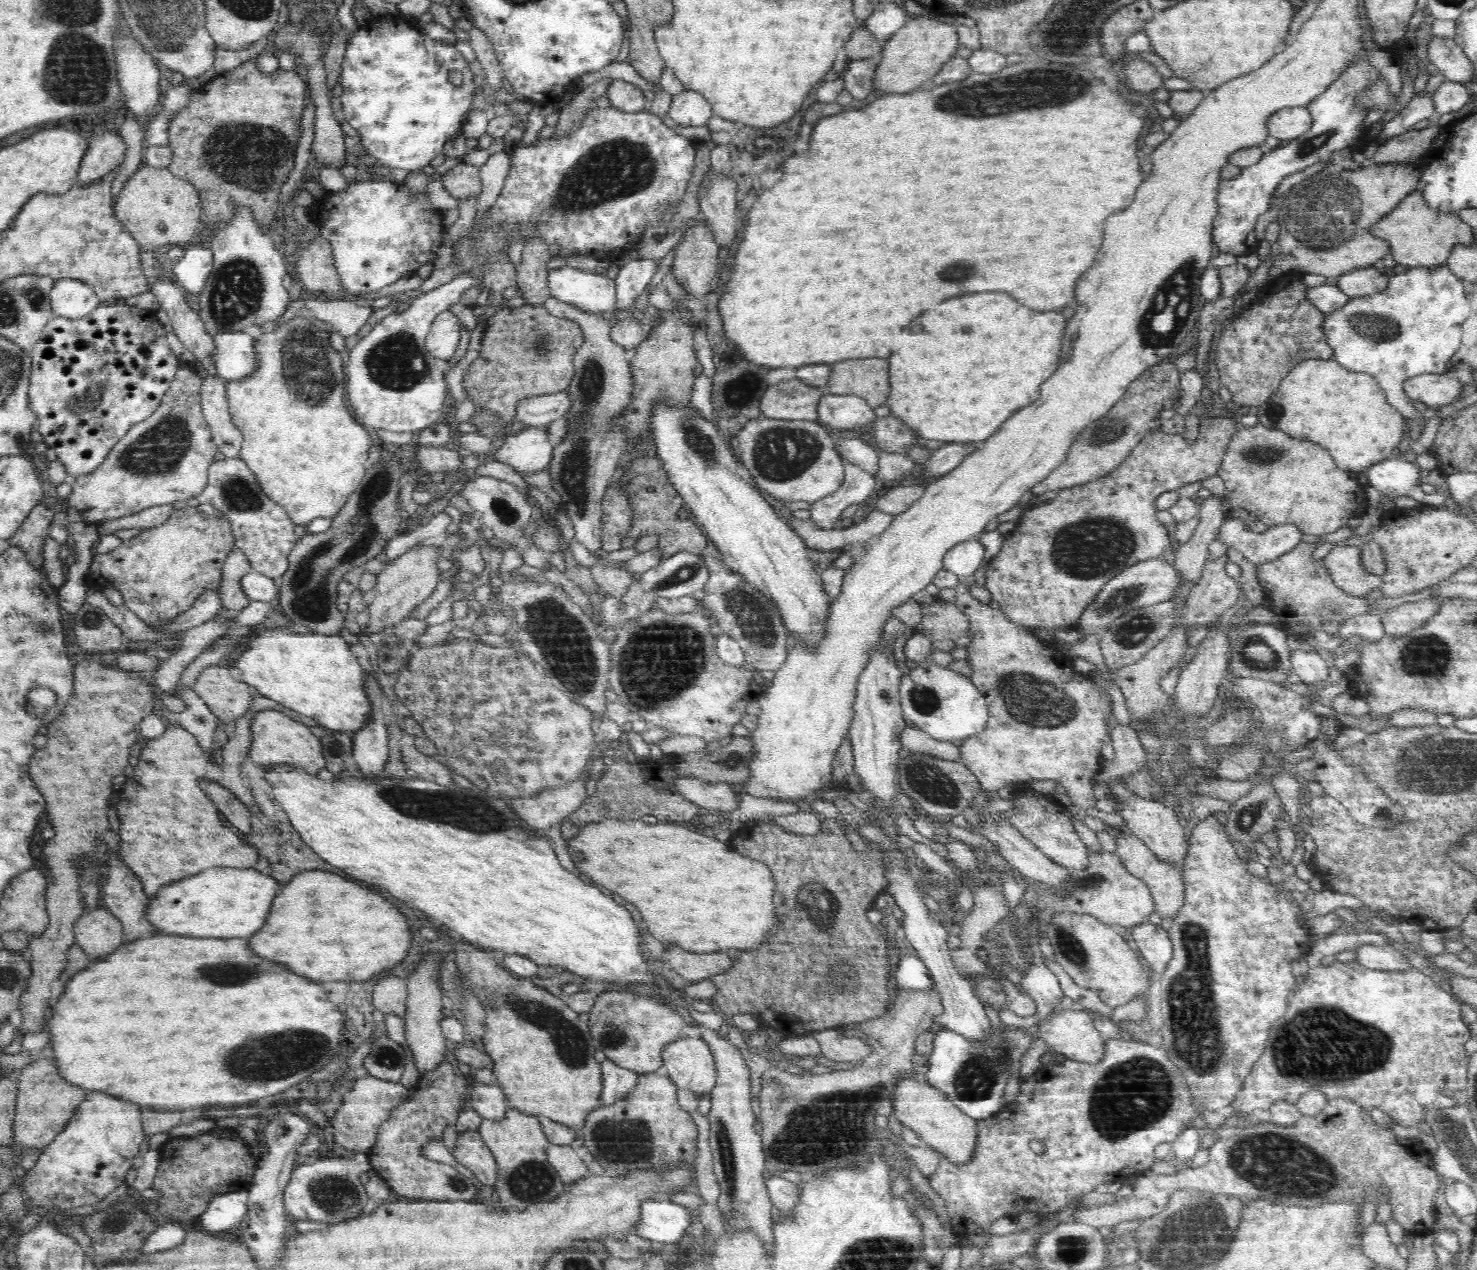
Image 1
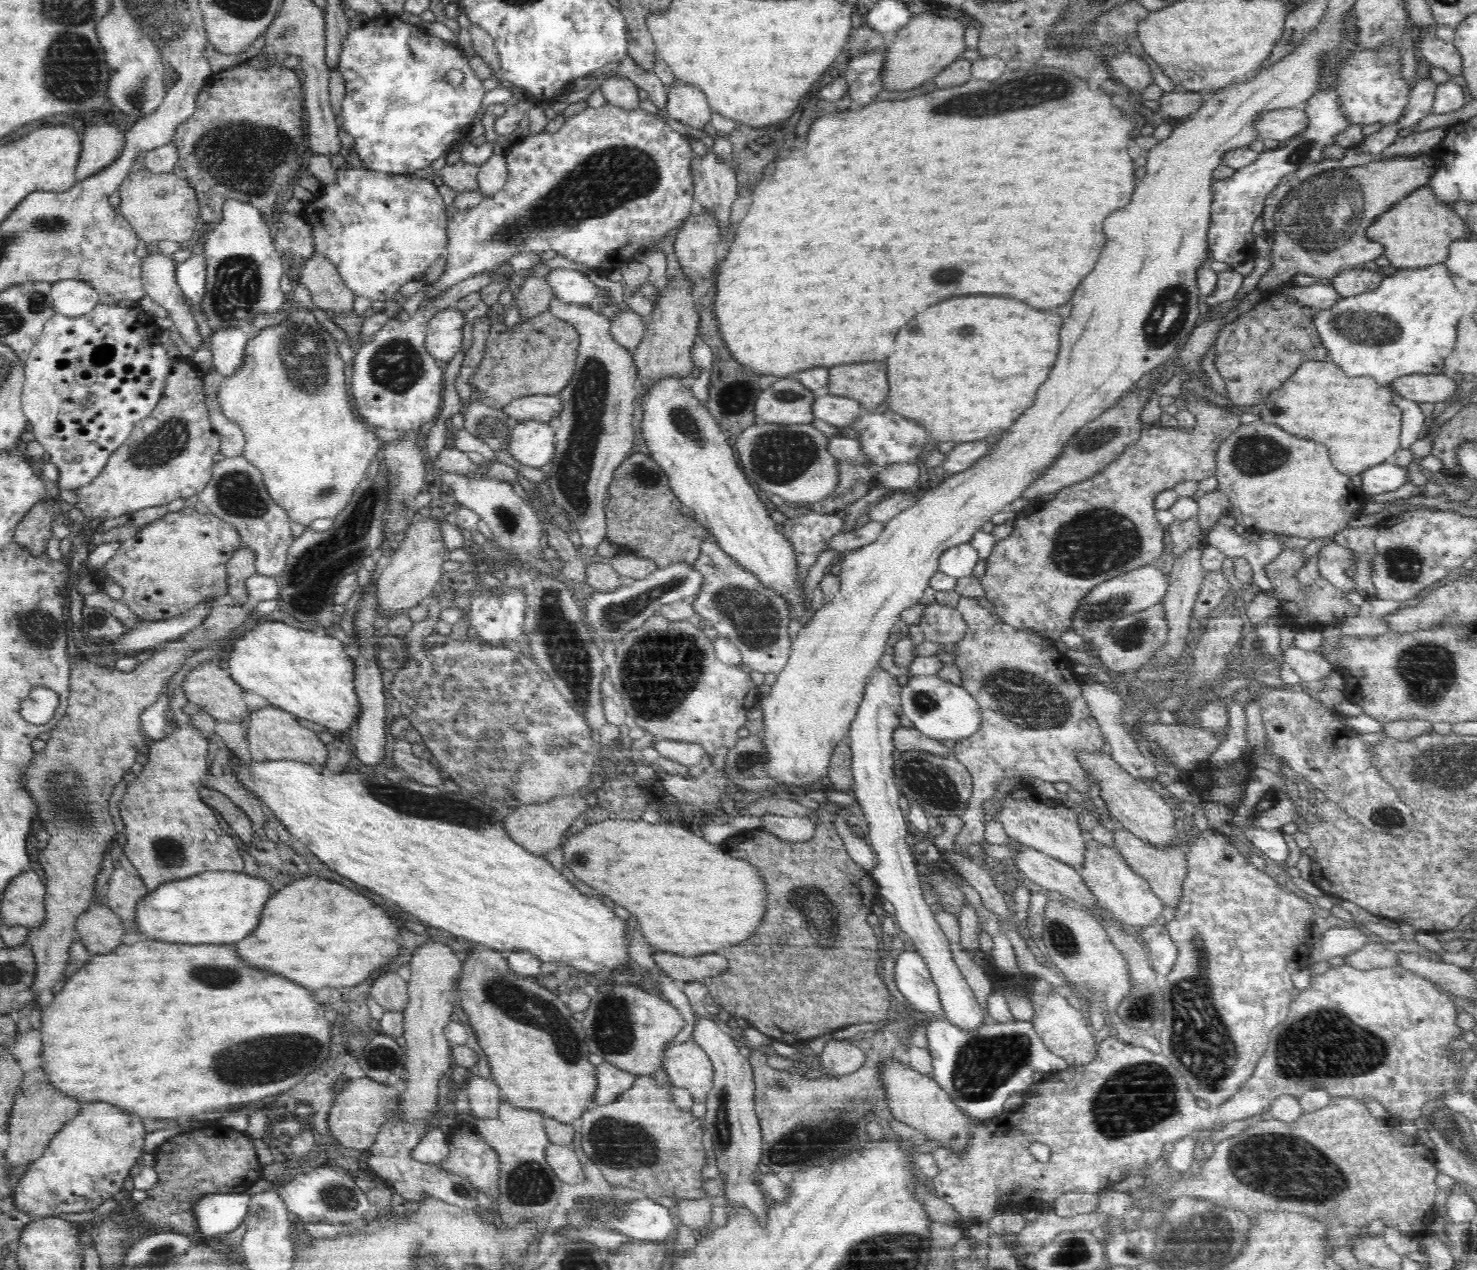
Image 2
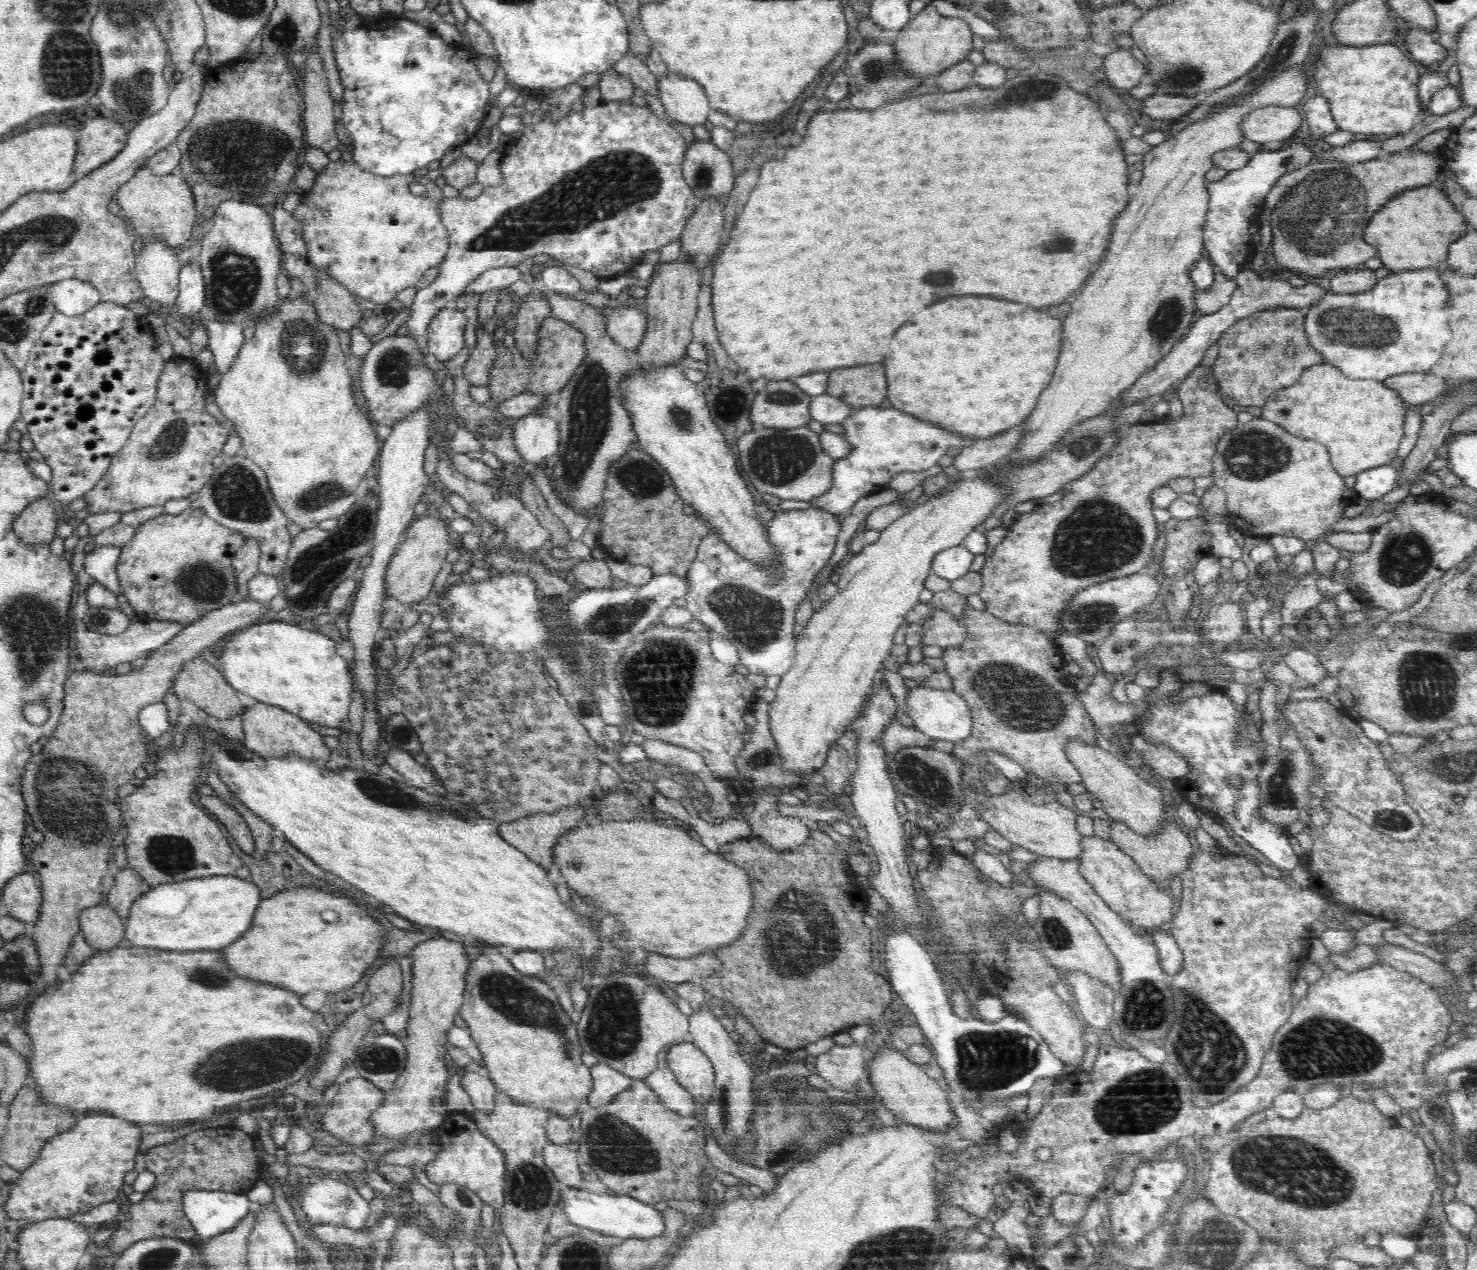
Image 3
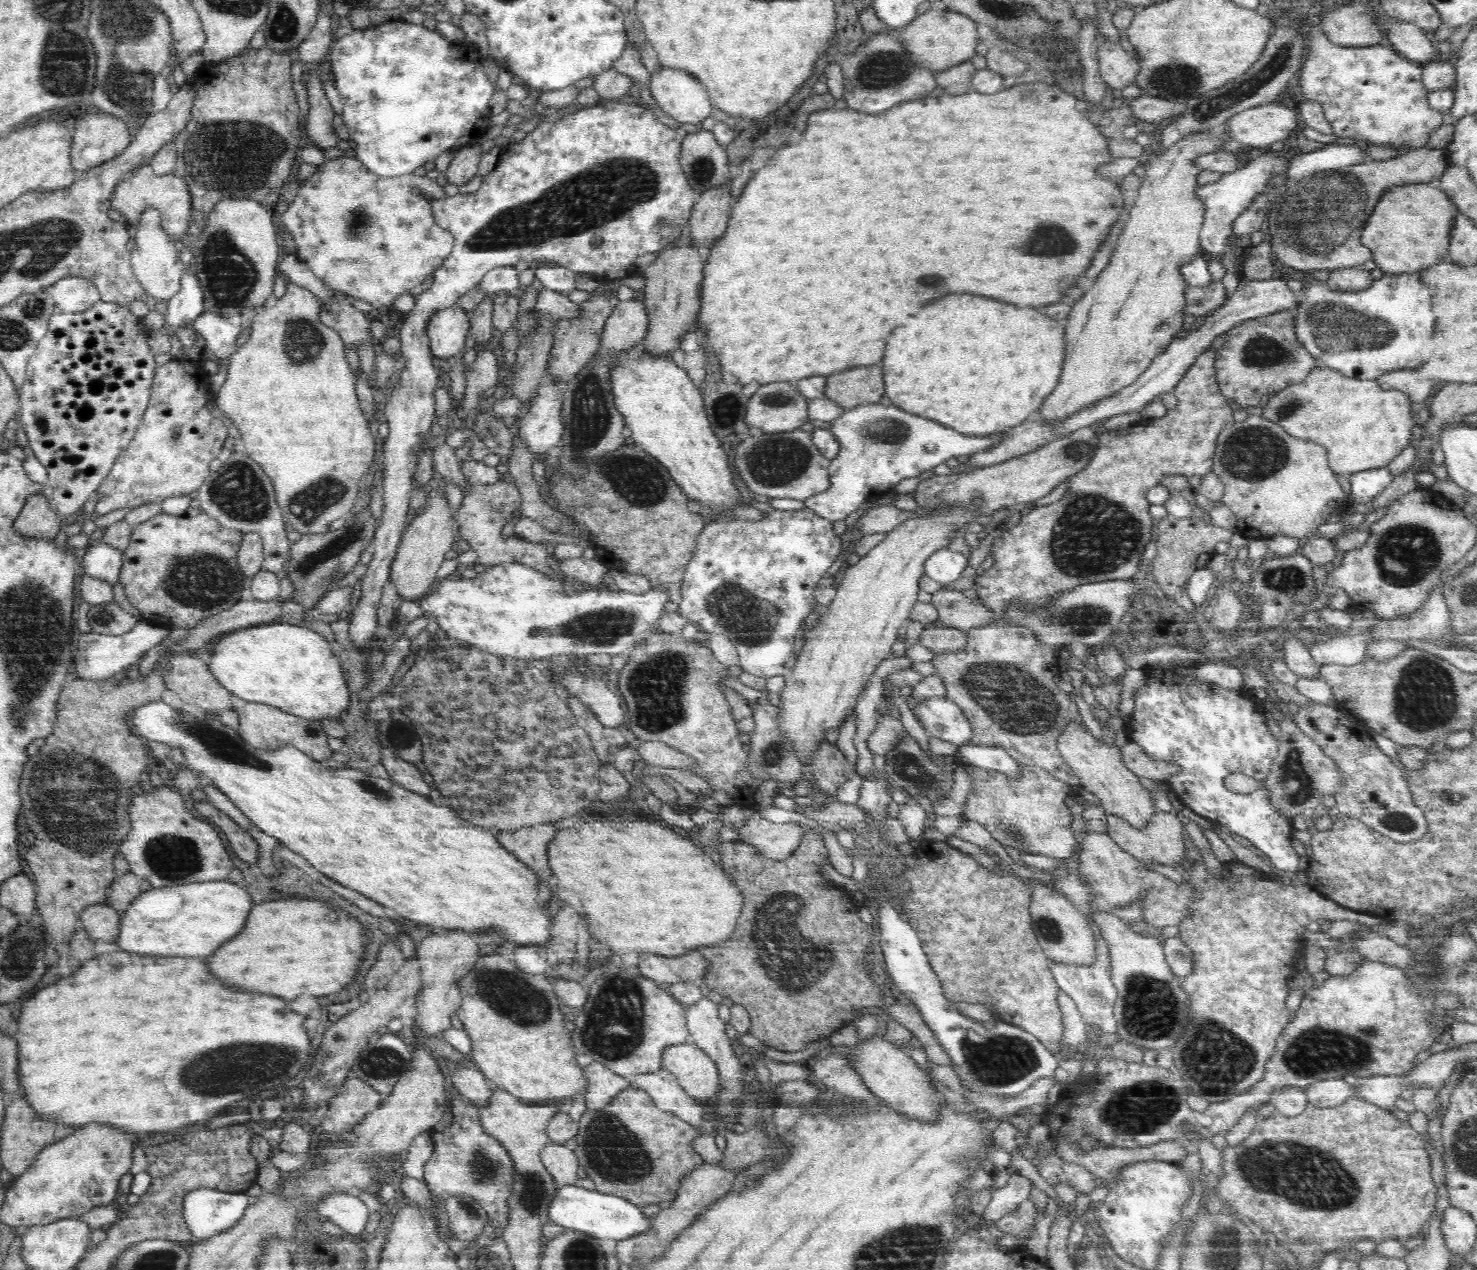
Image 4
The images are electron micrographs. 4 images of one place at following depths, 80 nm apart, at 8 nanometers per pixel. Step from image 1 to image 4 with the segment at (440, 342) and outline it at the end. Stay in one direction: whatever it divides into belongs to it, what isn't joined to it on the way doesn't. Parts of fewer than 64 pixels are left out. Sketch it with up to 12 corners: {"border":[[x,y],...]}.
{"border":[[458,306],[428,322],[430,350],[450,358],[464,350],[469,312]]}

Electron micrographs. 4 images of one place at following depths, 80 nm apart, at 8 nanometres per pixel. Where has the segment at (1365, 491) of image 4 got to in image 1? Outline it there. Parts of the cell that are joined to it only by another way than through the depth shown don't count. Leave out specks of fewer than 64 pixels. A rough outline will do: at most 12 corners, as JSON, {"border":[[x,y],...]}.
{"border":[[1405,458],[1369,466],[1367,484],[1390,498],[1410,496],[1420,503],[1425,472]]}

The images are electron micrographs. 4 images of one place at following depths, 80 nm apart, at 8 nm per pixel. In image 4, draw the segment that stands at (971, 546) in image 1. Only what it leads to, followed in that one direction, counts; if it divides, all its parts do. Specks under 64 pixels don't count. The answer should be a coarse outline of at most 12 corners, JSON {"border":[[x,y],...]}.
{"border":[[942,548],[927,558],[924,572],[945,586],[959,580],[969,559]]}

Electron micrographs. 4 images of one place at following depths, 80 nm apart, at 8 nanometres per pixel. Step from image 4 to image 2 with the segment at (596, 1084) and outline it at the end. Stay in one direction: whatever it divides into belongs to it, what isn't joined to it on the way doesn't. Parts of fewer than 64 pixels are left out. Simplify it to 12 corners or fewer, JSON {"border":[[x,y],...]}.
{"border":[[609,1062],[596,1069],[594,1105],[614,1102],[637,1077]]}

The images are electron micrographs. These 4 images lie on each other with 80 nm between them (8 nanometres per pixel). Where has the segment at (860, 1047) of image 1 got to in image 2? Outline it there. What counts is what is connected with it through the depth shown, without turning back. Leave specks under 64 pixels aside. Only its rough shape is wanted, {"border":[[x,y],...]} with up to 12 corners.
{"border":[[853,1039],[825,1044],[818,1074],[844,1076],[862,1068],[865,1054]]}

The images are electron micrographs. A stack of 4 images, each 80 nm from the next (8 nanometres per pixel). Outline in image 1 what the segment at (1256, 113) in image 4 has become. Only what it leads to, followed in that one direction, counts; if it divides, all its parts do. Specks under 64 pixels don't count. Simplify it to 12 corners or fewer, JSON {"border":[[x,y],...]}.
{"border":[[1288,107],[1270,116],[1270,136],[1290,141],[1312,123],[1306,107]]}

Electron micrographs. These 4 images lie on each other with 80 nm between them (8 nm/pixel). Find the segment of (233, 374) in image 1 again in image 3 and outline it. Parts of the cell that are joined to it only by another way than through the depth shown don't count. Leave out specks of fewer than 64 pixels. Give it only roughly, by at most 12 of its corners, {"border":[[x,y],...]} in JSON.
{"border":[[199,321],[208,335],[217,372],[232,366],[244,344],[244,327]]}

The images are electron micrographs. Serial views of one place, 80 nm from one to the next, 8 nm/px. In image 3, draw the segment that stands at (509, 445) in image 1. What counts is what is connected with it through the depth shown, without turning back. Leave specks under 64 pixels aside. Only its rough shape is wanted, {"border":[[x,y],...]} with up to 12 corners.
{"border":[[556,406],[513,422],[516,451],[529,467],[560,448]]}

